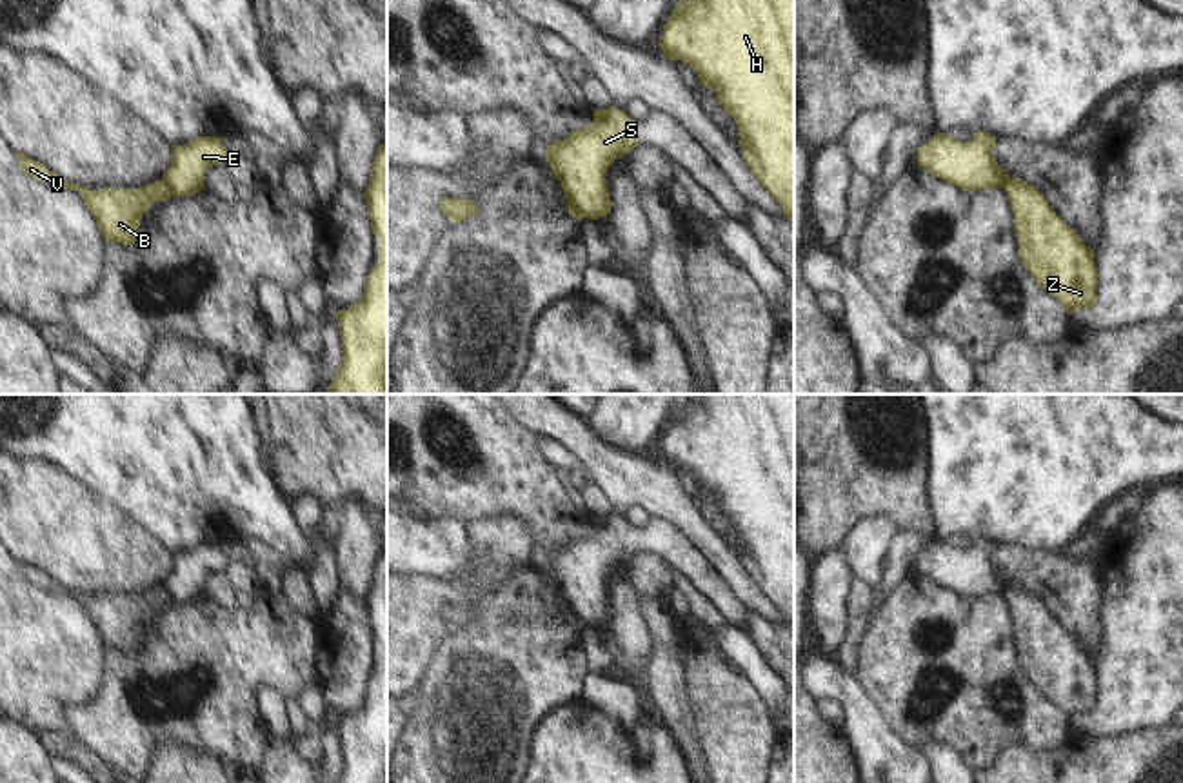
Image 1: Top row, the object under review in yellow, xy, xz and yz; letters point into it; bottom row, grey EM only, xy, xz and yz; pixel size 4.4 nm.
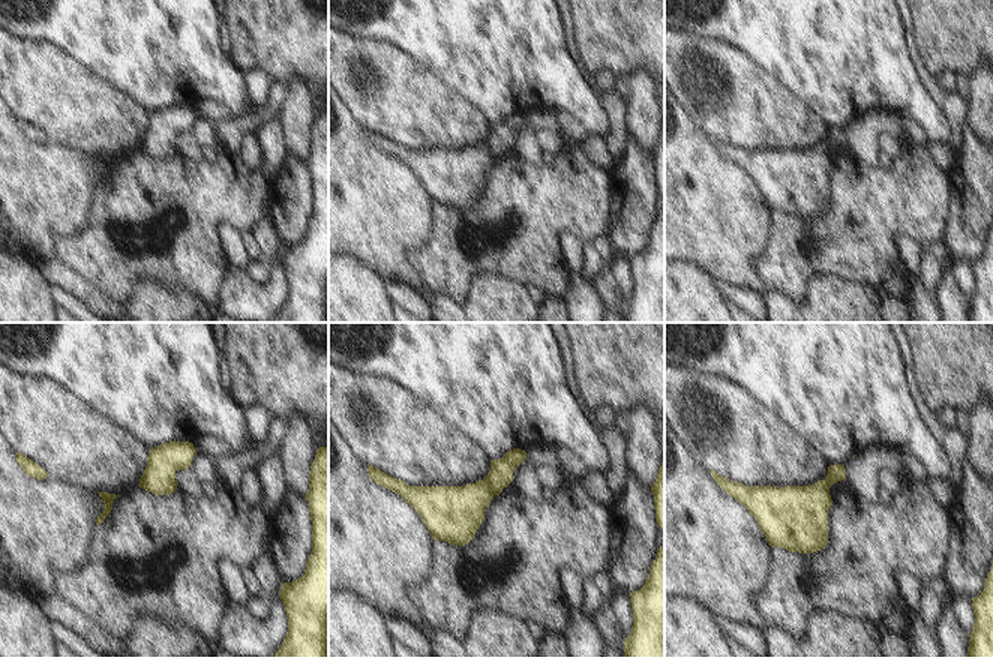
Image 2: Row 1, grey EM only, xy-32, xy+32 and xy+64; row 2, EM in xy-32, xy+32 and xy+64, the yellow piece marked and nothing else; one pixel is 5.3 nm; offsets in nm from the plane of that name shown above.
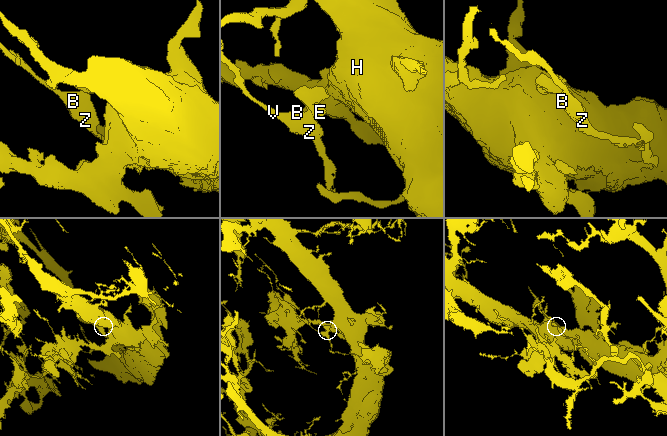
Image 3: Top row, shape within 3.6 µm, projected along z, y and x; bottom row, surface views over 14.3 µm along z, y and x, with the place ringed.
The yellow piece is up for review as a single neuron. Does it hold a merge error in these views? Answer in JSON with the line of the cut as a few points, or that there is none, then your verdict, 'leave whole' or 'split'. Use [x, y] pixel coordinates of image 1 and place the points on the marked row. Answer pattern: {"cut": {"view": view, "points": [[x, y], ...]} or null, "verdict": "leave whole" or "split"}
{"cut": {"view": "xy", "points": [[162, 178], [173, 195]]}, "verdict": "split"}

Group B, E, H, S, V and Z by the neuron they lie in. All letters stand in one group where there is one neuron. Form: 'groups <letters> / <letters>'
groups B H V Z / E S

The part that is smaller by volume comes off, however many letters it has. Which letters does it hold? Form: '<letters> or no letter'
E, S

